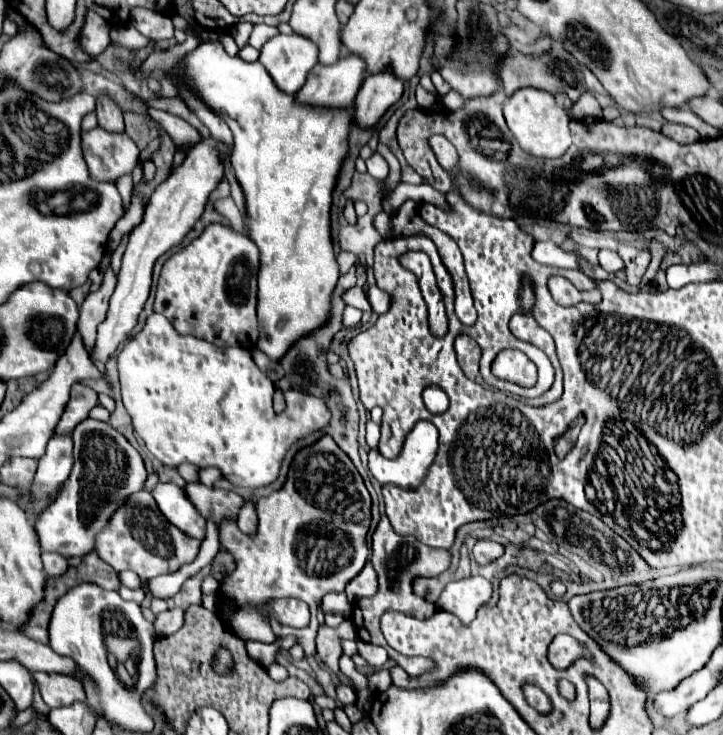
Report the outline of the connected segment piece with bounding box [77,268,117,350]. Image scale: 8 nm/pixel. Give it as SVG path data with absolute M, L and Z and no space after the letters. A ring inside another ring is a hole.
M109 268L105 272L105 280L103 280L101 288L97 292L91 292L79 308L77 332L83 338L85 350L93 350L93 342L97 338L97 324L101 324L107 316L107 306L109 306L111 294L115 290L115 282L117 282L117 278Z

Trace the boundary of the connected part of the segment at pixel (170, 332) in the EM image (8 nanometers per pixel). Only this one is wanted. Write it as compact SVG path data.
M151 314L143 330L121 348L117 354L117 368L123 406L147 450L171 468L183 462L199 468L215 466L233 486L263 488L273 484L291 444L317 430L323 430L331 420L331 410L327 408L325 400L305 394L303 390L287 390L287 408L281 414L275 414L271 404L275 384L257 368L247 350L229 350L227 358L227 348L213 346L199 338L179 336L163 314Z

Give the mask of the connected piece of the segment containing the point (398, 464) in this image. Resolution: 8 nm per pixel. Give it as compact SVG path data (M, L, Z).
M417 422L417 426L409 432L407 440L405 440L405 448L401 450L399 458L395 460L387 460L379 454L379 450L371 450L369 452L369 472L381 482L381 484L397 484L403 488L415 488L421 484L421 480L425 478L435 452L437 452L437 428L431 422Z

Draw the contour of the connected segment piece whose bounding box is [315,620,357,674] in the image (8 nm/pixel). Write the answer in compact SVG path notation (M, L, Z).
M345 620L337 628L329 628L327 624L319 626L317 638L315 638L317 656L335 674L339 672L339 658L343 654L343 648L341 648L343 640L357 640L357 630L351 620Z

